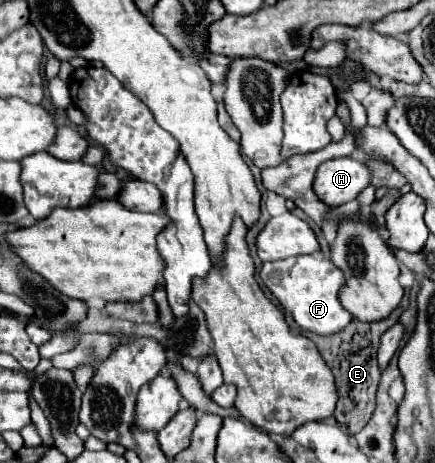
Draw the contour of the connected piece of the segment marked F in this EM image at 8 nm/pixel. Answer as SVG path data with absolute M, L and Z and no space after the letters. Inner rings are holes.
M312 255L290 257L282 261L264 263L262 267L262 281L280 301L280 305L292 313L294 321L312 333L318 335L334 335L340 333L350 321L354 319L342 305L340 305L340 289L344 287L346 279L344 273L330 261L330 259L314 259Z

